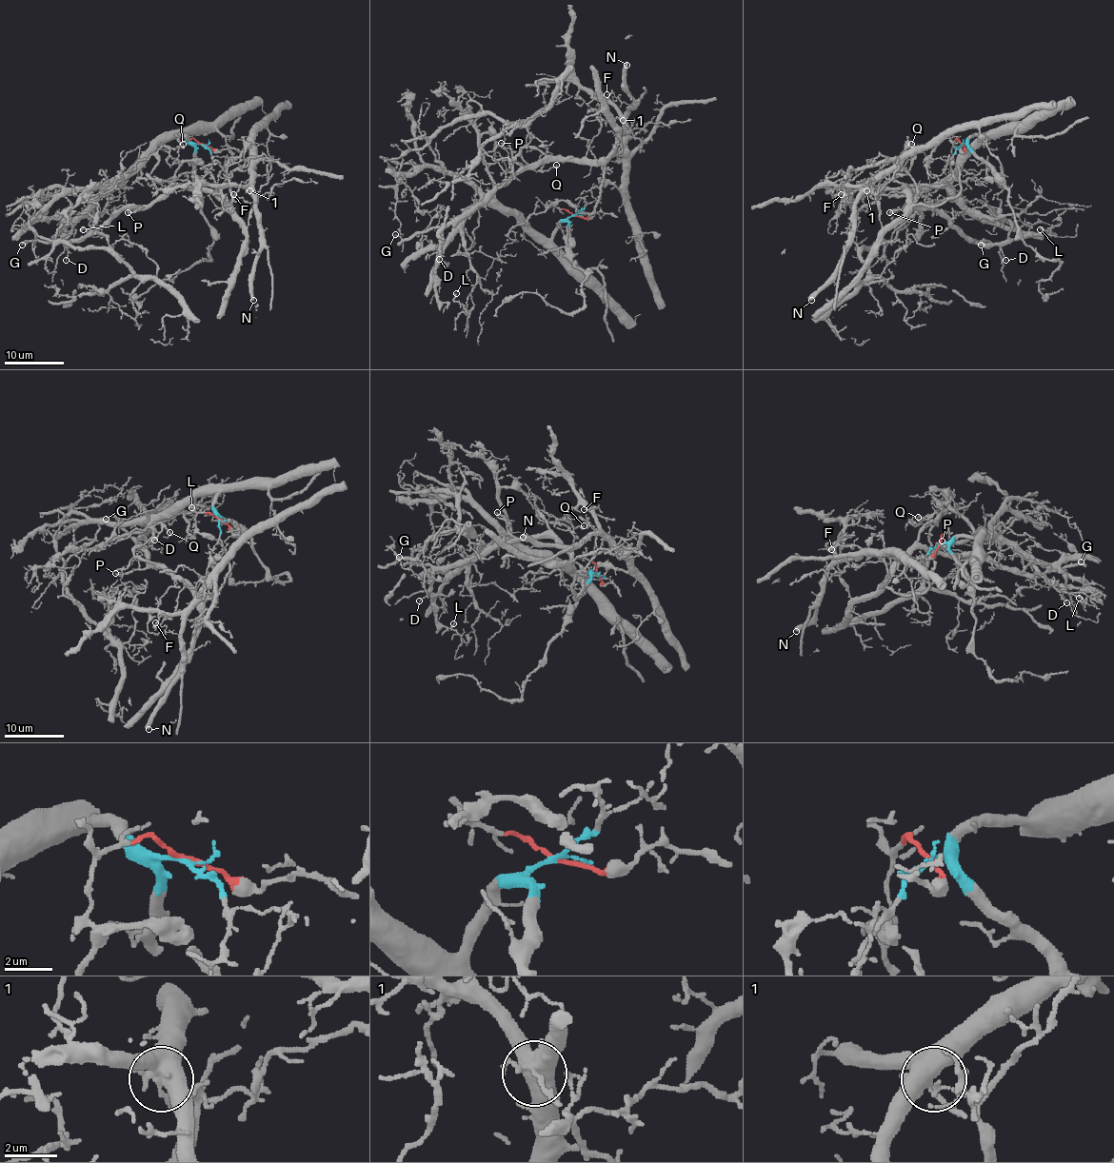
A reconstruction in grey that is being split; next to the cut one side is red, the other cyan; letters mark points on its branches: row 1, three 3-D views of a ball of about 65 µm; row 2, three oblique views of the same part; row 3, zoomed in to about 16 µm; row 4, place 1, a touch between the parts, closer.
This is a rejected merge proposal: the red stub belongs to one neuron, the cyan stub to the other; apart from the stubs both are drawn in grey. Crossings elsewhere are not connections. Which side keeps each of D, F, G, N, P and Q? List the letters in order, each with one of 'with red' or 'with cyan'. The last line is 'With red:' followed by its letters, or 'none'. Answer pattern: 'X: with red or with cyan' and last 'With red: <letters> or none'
D: with red
F: with cyan
G: with red
N: with cyan
P: with red
Q: with red
With red: D, G, P, Q

